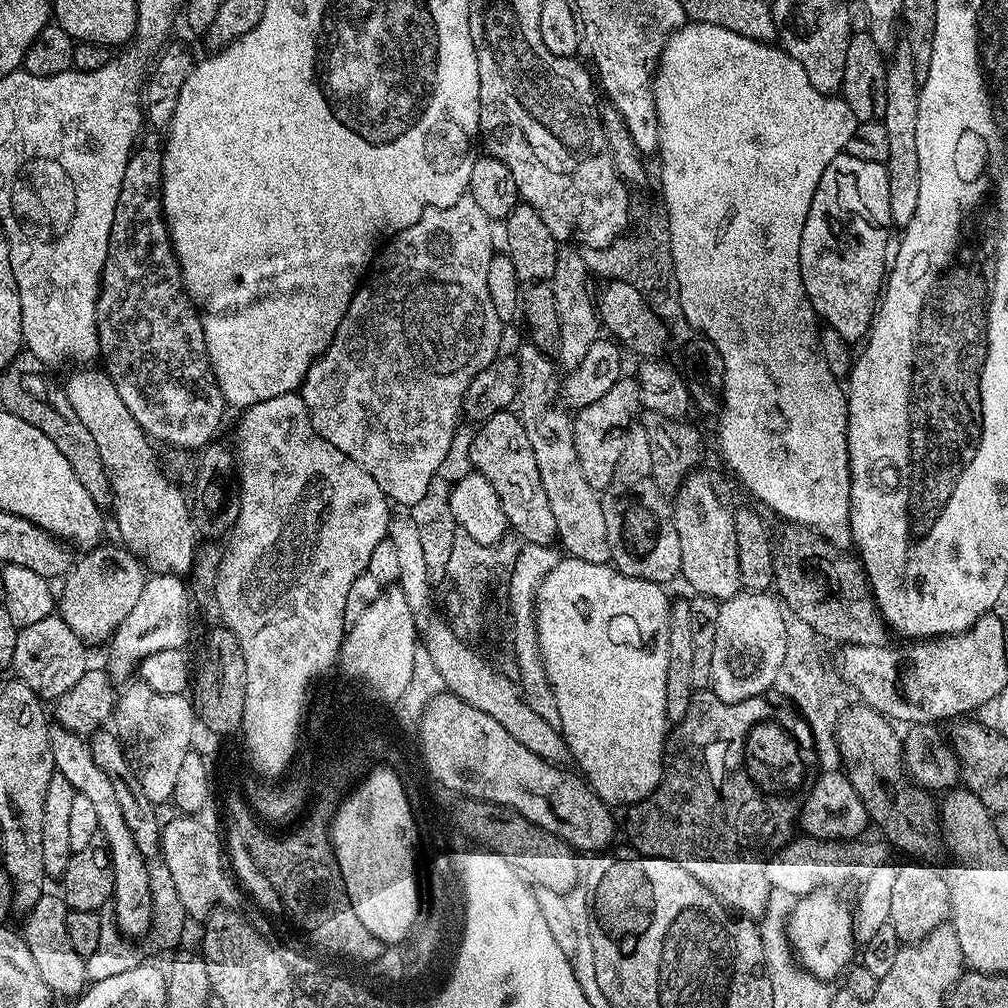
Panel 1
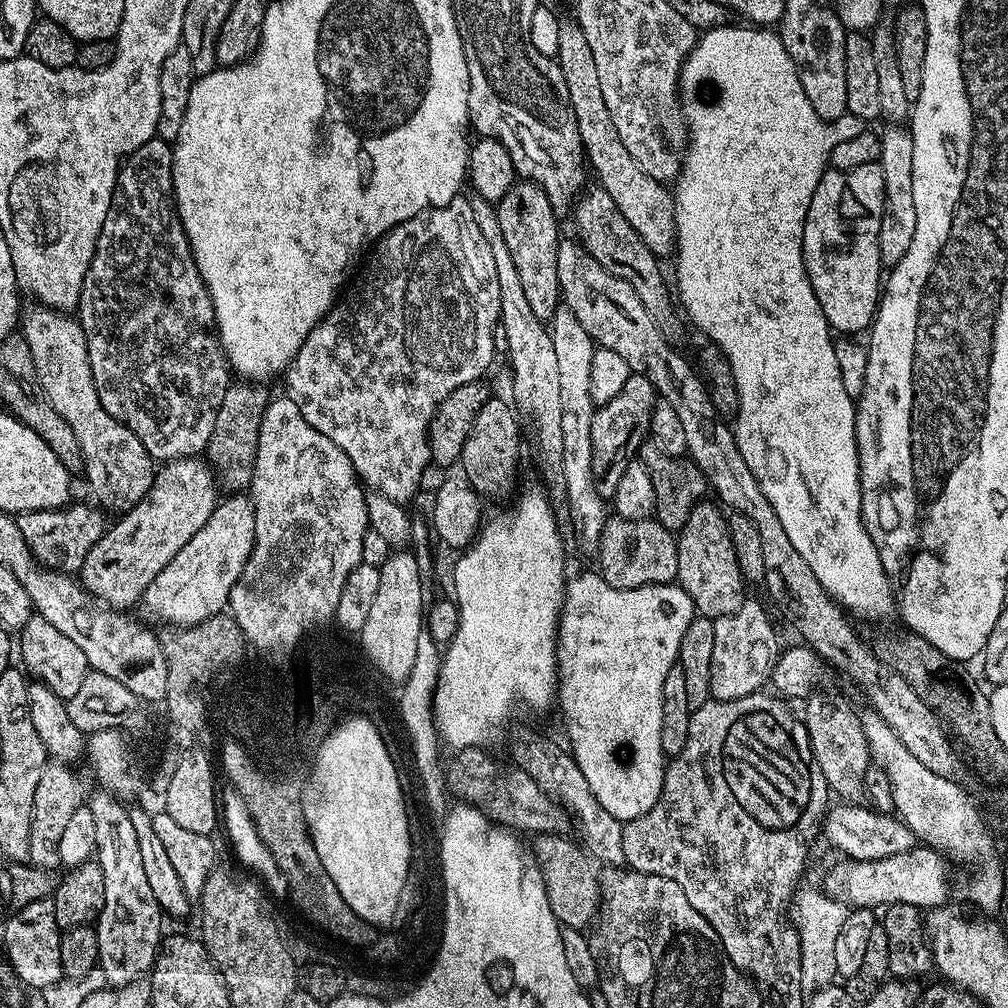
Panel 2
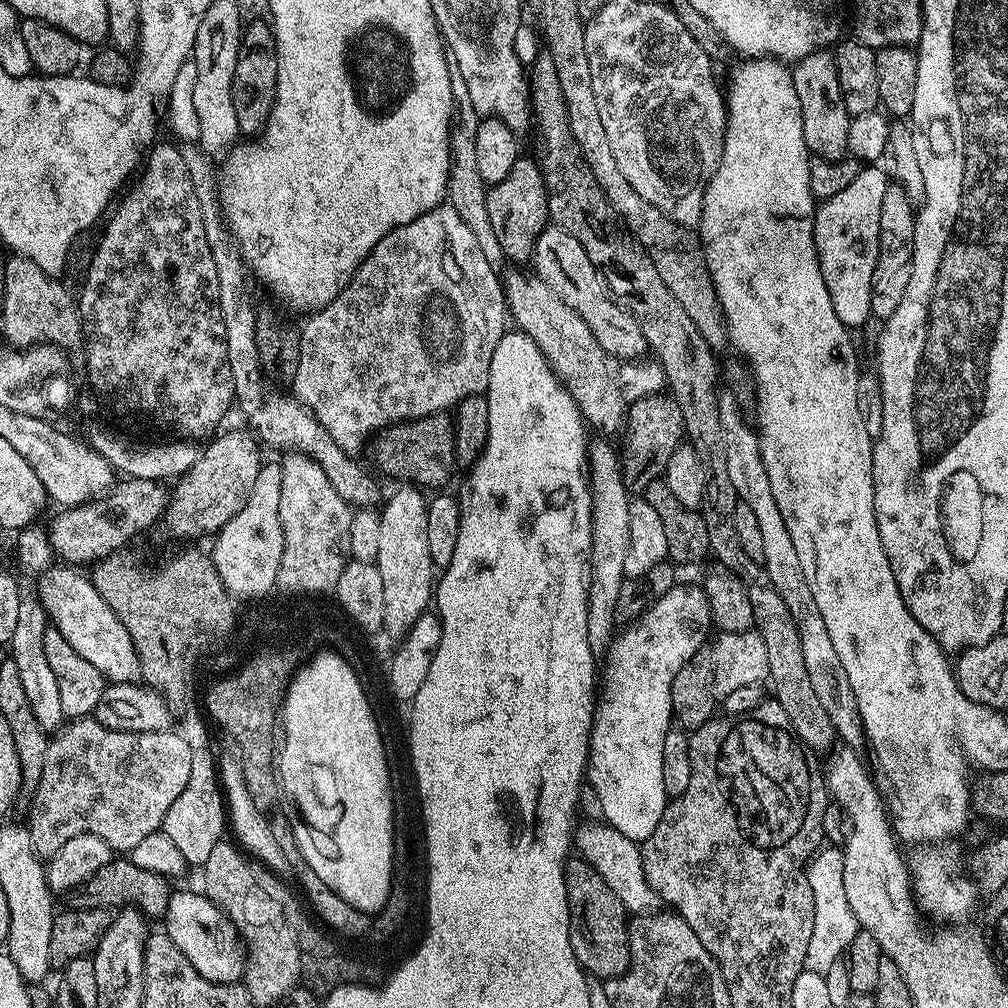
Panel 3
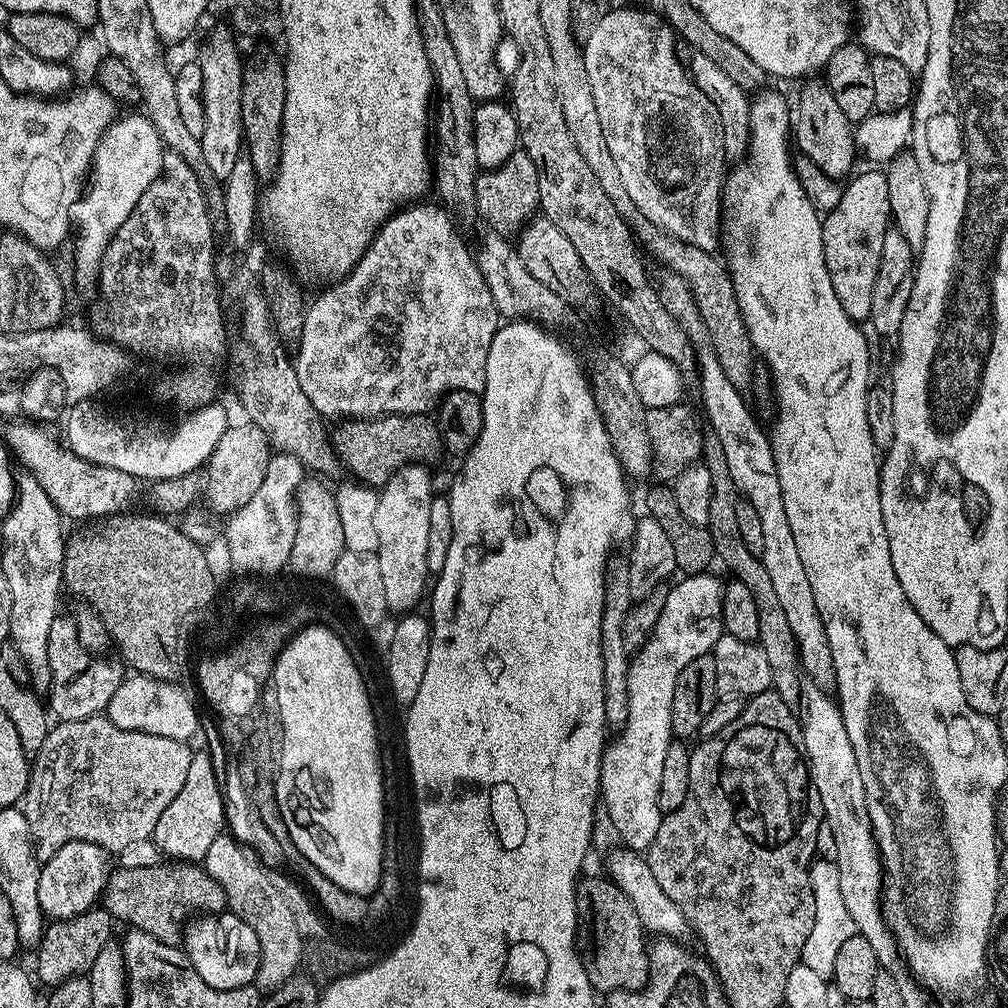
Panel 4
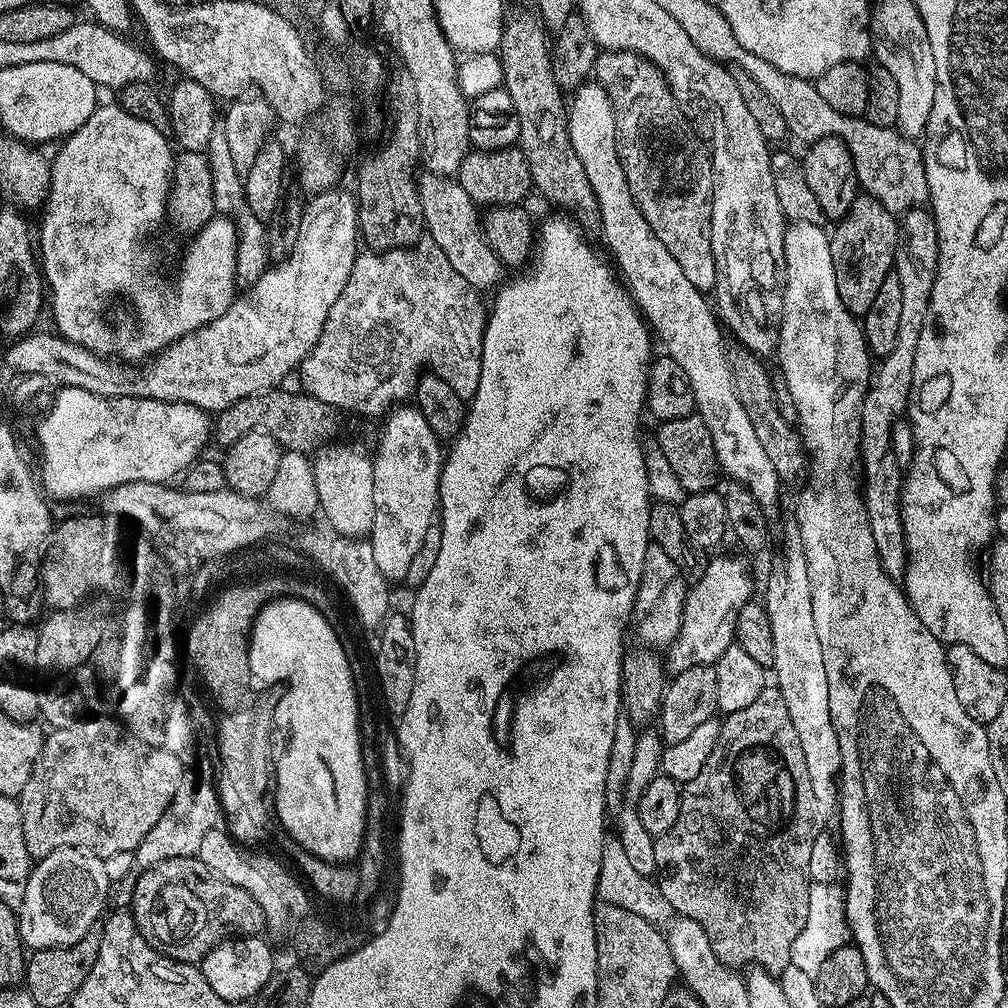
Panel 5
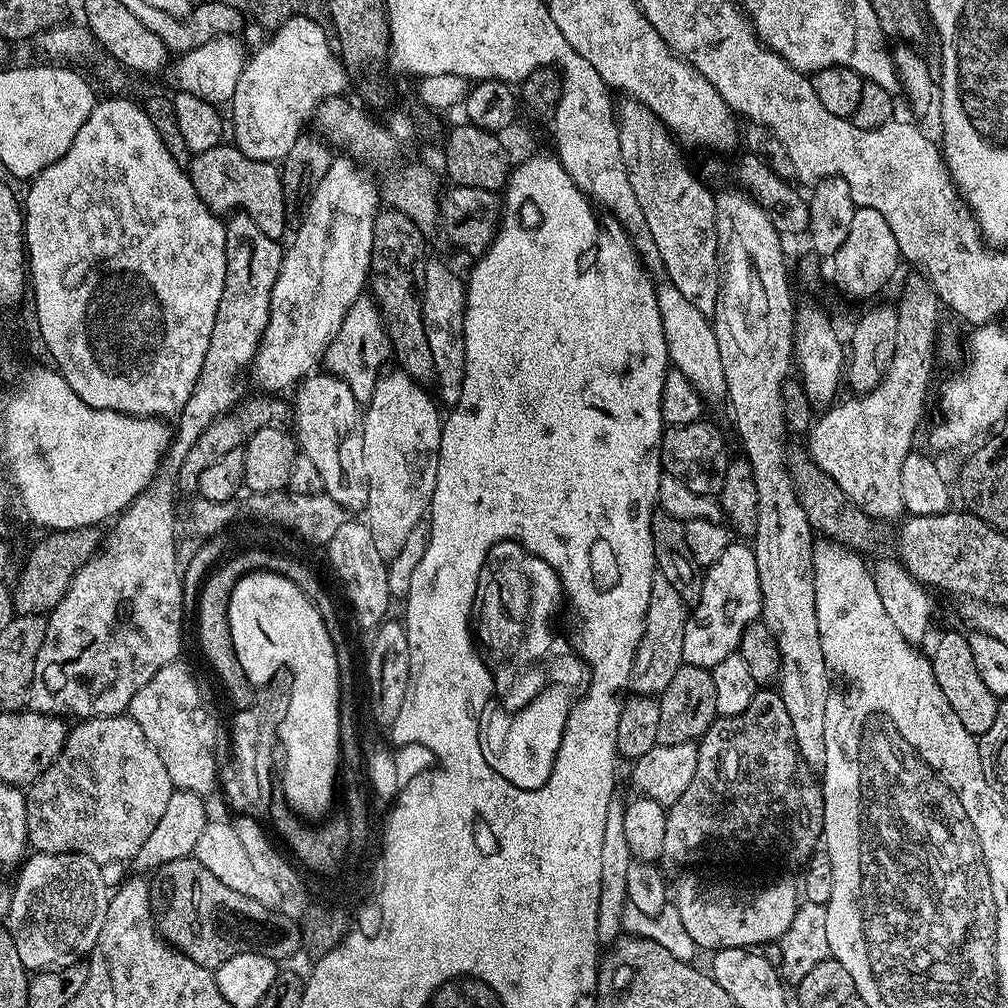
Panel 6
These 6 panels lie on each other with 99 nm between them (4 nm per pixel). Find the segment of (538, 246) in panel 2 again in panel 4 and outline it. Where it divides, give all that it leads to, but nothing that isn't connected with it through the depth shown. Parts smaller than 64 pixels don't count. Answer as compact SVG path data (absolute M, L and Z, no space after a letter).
M518 150L510 154L502 166L489 168L477 175L474 212L488 223L491 231L499 232L505 238L511 237L537 215L539 207L538 170L534 170L534 162L530 162L528 152Z

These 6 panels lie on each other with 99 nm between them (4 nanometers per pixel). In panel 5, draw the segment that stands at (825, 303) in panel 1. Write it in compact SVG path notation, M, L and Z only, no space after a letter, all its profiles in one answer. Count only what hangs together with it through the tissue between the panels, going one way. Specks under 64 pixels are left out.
M867 194L857 195L850 210L830 232L830 258L834 258L834 278L838 282L838 298L846 310L863 318L870 310L870 302L878 295L878 286L886 282L896 263L898 220L882 202Z

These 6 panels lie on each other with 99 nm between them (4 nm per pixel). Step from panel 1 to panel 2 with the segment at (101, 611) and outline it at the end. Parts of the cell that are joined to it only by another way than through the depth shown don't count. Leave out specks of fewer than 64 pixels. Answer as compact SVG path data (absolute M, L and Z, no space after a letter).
M203 459L169 460L155 473L152 491L141 496L119 517L116 525L105 527L102 538L94 542L78 579L89 596L105 600L112 610L128 610L141 603L146 586L162 574L166 562L206 526L218 503L217 476Z

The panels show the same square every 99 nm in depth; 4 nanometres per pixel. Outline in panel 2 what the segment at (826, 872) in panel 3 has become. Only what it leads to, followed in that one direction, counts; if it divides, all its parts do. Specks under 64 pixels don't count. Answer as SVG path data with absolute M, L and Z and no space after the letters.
M801 883L788 901L786 916L799 934L800 957L802 958L802 986L813 992L821 986L831 985L837 979L834 947L838 930L846 920L849 907L837 897L814 885Z

